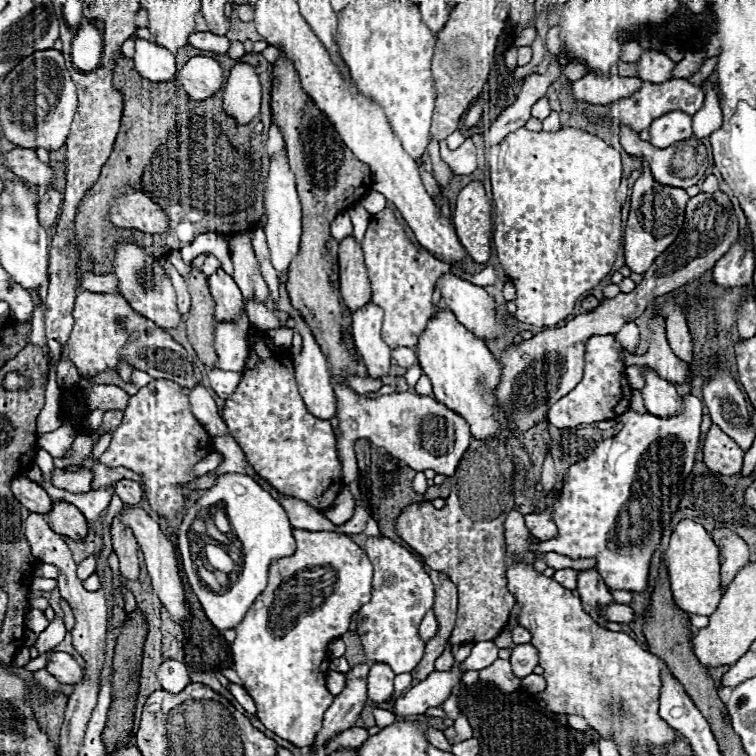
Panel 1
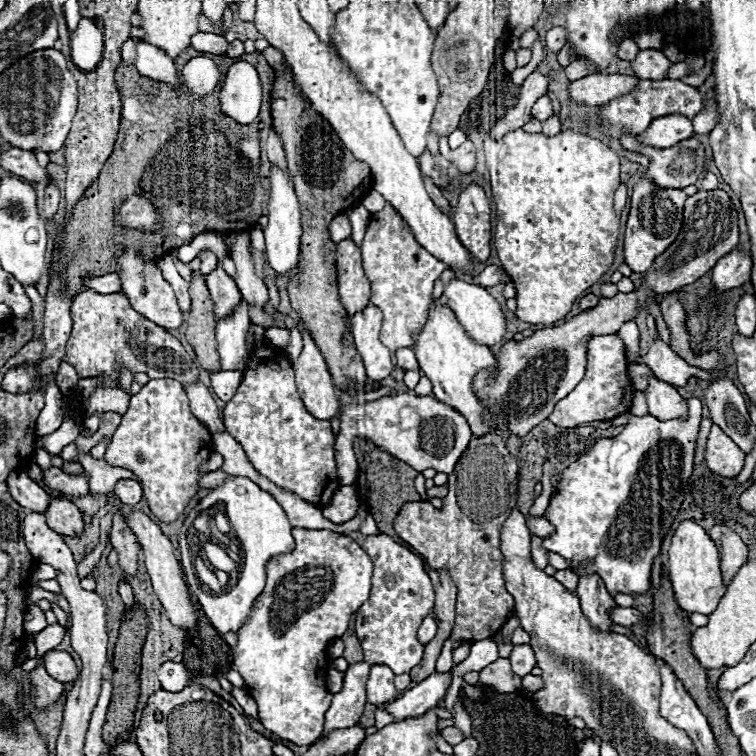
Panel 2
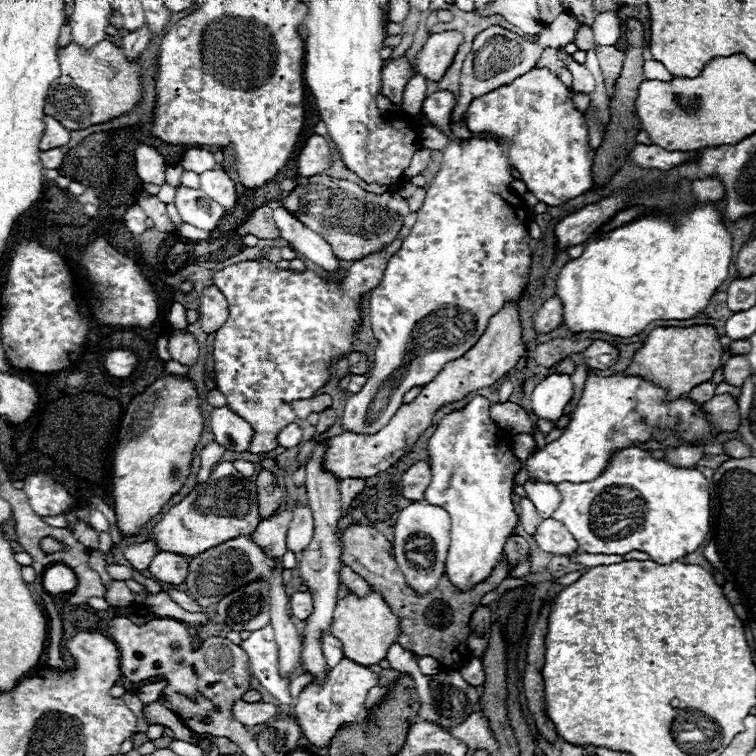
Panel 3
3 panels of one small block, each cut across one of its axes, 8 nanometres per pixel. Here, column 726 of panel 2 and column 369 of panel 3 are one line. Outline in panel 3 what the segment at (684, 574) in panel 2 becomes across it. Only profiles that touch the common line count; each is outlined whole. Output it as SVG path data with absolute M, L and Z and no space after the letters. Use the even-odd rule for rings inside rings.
M344 566L342 568L340 578L342 578L342 584L346 584L348 590L354 592L354 594L368 594L368 590L370 590L368 582L362 576L358 576L350 566Z

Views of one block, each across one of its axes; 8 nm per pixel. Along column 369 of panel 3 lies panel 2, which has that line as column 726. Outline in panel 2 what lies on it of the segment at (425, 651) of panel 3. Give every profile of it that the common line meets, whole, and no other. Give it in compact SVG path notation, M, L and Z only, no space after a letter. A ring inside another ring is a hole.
M716 524L708 530L708 534L712 536L712 540L716 542L716 546L720 550L722 578L724 578L724 582L730 582L734 578L734 574L738 572L738 568L746 562L748 548L740 540L740 536L736 532L732 532L730 528L726 528L726 526Z

